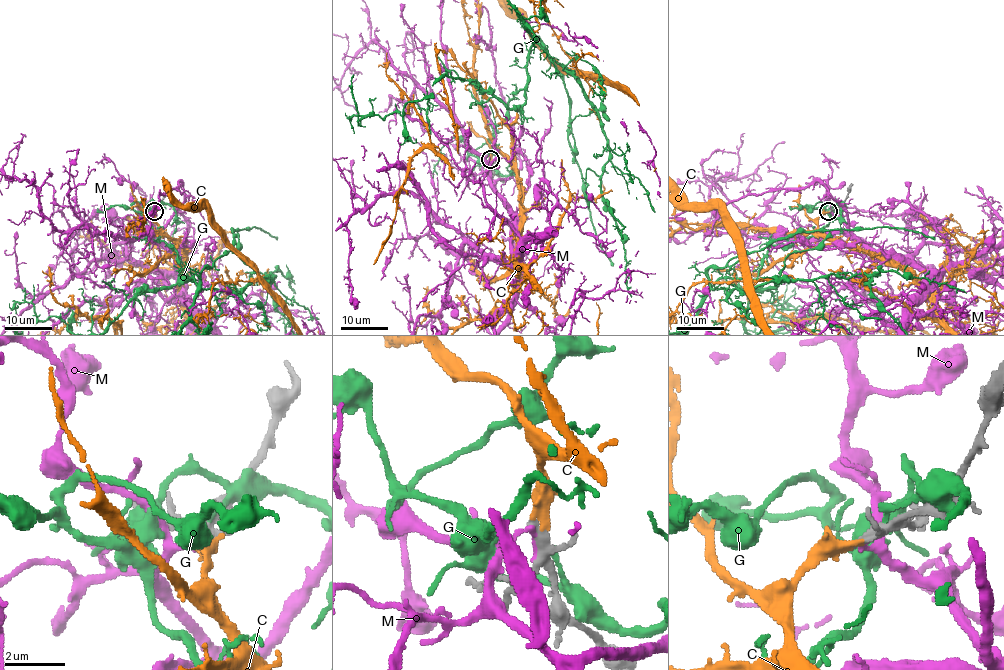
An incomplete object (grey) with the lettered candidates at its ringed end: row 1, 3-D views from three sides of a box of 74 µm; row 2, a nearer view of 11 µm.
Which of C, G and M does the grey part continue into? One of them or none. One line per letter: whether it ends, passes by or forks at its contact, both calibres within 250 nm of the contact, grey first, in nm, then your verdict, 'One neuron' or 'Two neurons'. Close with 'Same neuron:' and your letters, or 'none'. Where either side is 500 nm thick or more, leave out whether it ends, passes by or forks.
C: It ends there. Thickness 220 nm (grey) against 360 nm. One neuron
G: It ends there. Thickness 260 nm (grey) against 180 nm. Two neurons
M: It ends there. Thickness 240 nm (grey) against 180 nm. Two neurons
Same neuron: C

